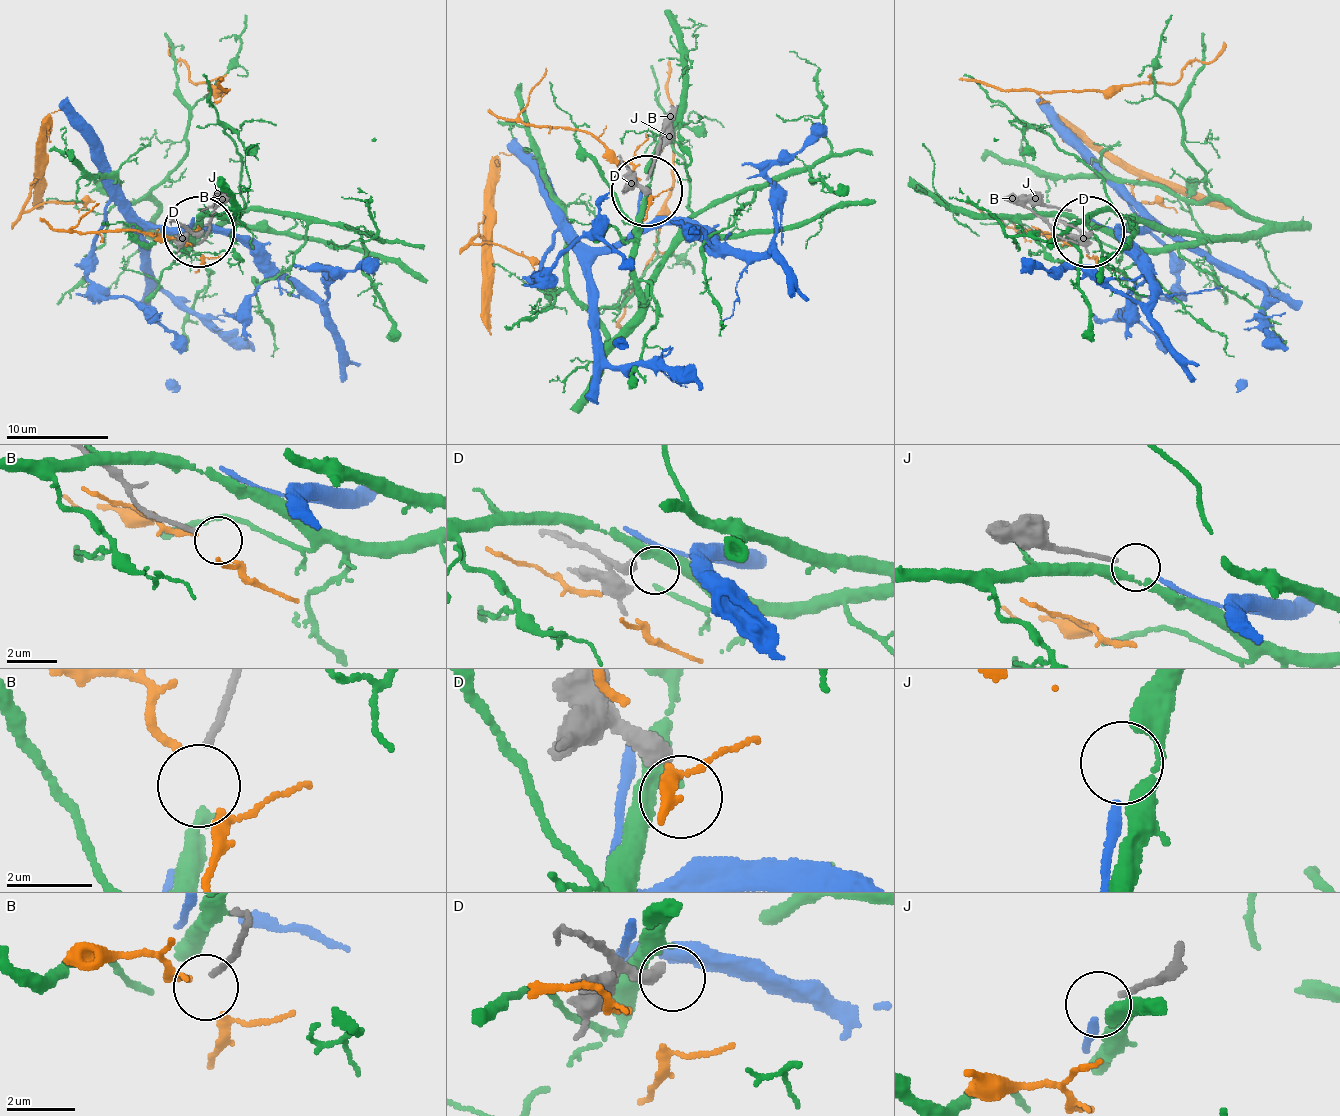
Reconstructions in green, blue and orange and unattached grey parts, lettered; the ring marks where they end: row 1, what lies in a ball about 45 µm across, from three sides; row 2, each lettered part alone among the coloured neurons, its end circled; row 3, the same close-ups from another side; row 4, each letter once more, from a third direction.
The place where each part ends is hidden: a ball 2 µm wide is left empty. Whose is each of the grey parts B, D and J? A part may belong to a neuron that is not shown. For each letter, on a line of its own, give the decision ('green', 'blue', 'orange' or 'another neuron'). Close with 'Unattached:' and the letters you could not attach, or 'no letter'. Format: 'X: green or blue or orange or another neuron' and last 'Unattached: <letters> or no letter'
B: another neuron
D: another neuron
J: blue
Unattached: B, D

